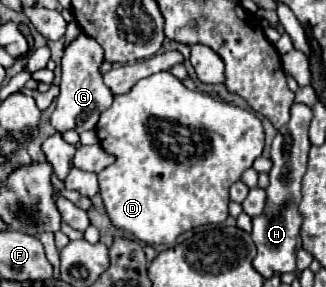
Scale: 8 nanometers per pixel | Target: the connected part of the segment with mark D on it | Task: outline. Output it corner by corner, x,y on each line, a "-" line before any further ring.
156,72
148,78
142,78
128,94
122,94
122,96
114,96
114,102
112,106
100,114
100,122
96,126
96,132
98,132
98,138
100,138
100,144
106,152
114,154
116,156
116,162
112,166
108,166
106,170
102,170
98,174
98,180
100,180
100,194
102,194
102,200
104,200
104,206
106,206
106,212
110,216
110,222
116,226
116,228
122,228
122,230
128,230
132,232
138,240
150,244
150,246
156,246
156,244
172,244
182,232
188,232
196,226
204,226
204,224
218,224
218,222
224,222
228,218
228,188
240,180
242,172
246,168
252,166
252,162
262,154
262,148
264,148
264,128
262,128
262,122
248,110
242,110
238,106
232,106
232,104
226,104
226,102
220,102
216,98
210,98
206,94
200,94
200,92
194,92
194,90
188,90
182,80
178,80
176,76
172,76
170,72

